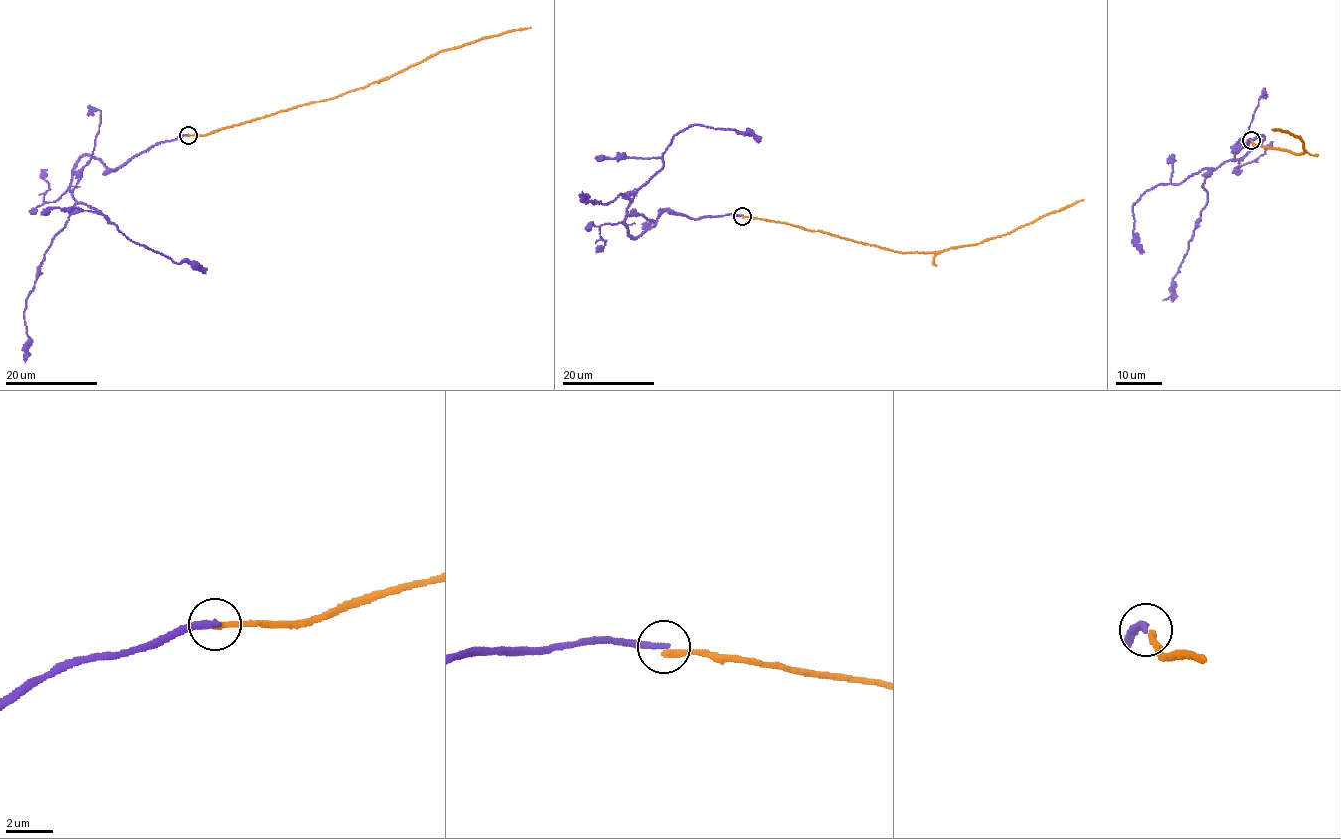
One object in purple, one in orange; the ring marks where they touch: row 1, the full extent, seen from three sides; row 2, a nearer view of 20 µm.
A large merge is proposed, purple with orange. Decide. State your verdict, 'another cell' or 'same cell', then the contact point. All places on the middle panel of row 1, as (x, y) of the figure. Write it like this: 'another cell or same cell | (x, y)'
another cell | (742, 216)

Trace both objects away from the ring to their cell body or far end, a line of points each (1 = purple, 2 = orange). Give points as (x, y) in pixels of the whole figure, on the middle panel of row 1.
1: (742, 216), (694, 219), (667, 209), (637, 238), (625, 221), (681, 131), (699, 125), (760, 141)
2: (742, 216), (784, 222), (905, 253), (975, 245), (1009, 234), (1083, 199)

